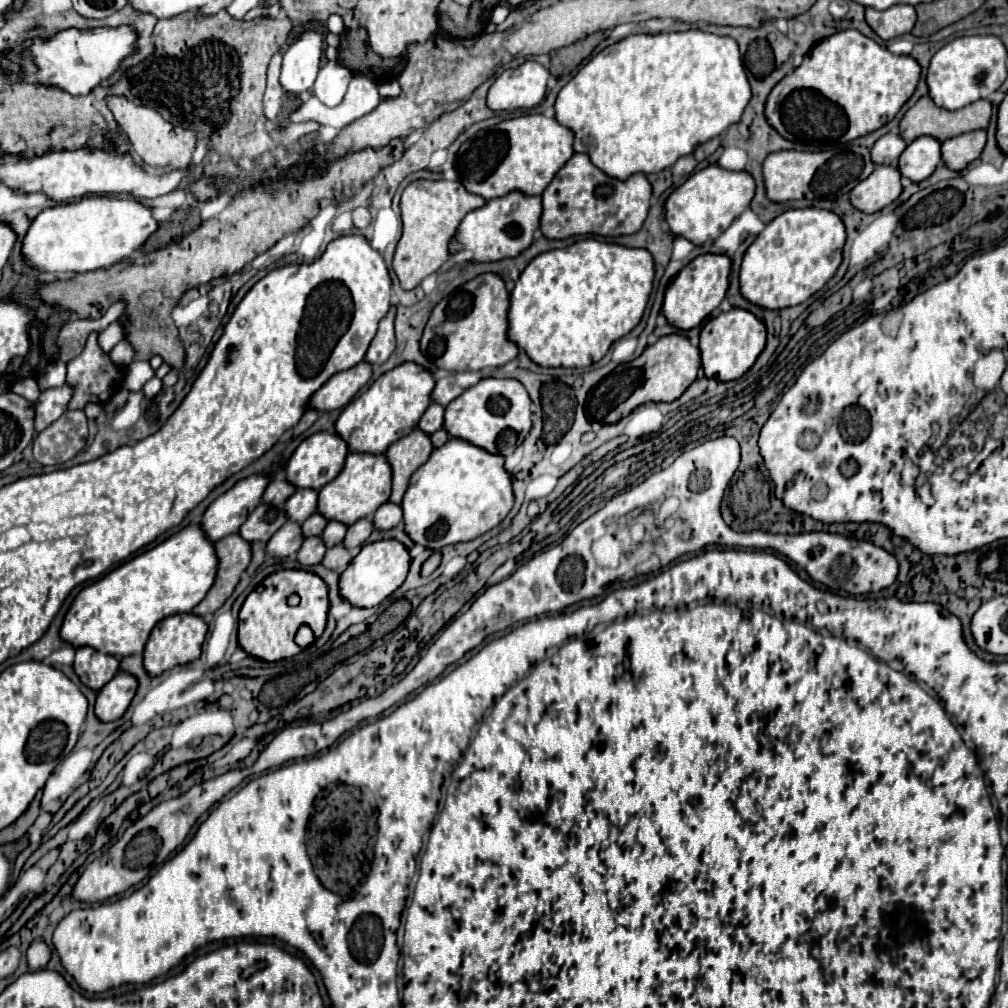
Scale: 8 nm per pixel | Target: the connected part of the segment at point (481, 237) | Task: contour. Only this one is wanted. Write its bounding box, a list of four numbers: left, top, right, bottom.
[449,192,541,262]

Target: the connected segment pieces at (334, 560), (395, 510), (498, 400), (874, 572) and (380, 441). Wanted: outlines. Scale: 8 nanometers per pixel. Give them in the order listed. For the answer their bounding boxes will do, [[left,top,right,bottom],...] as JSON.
[[321,544,351,574],[373,502,403,530],[443,378,531,456],[787,532,899,596],[335,362,435,454]]

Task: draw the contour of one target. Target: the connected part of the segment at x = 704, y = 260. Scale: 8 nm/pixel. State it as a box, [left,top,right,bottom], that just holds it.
[663,254,731,330]

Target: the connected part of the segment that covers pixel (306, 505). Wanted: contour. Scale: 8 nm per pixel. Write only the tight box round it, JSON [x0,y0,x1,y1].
[285,488,317,522]

